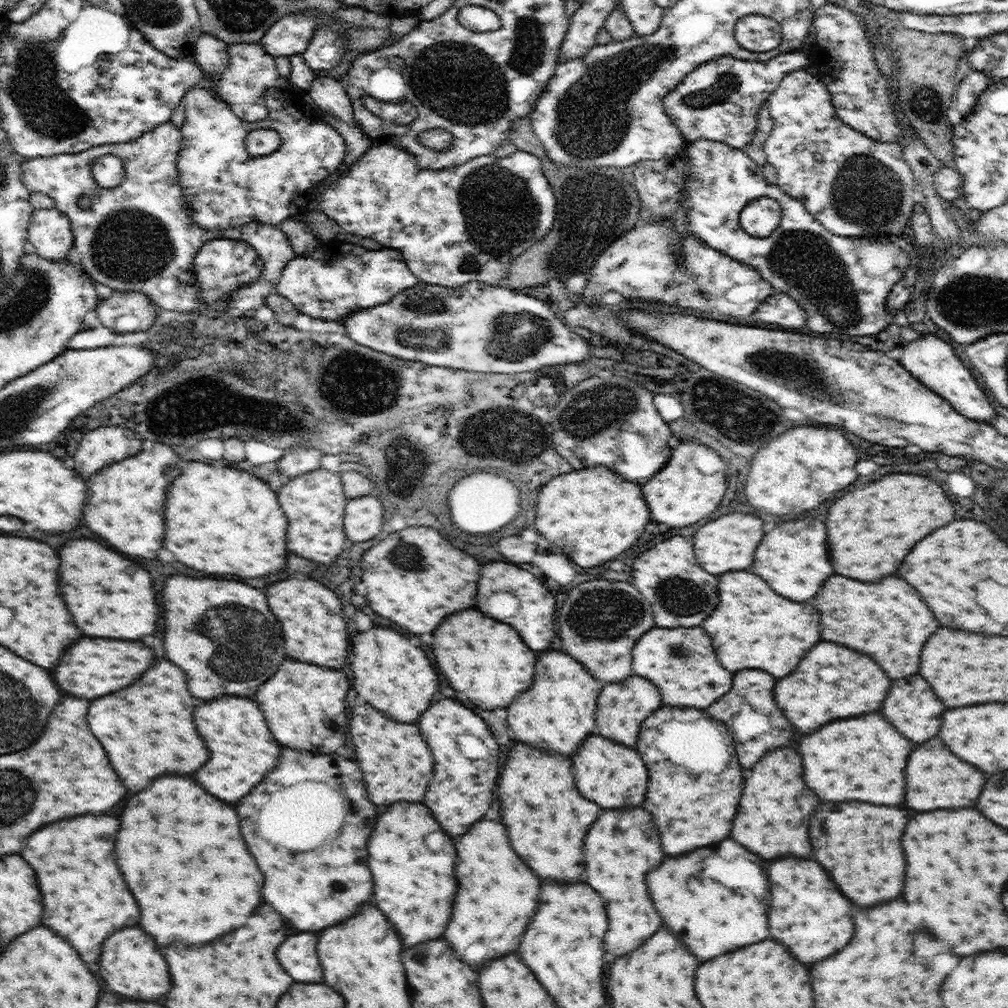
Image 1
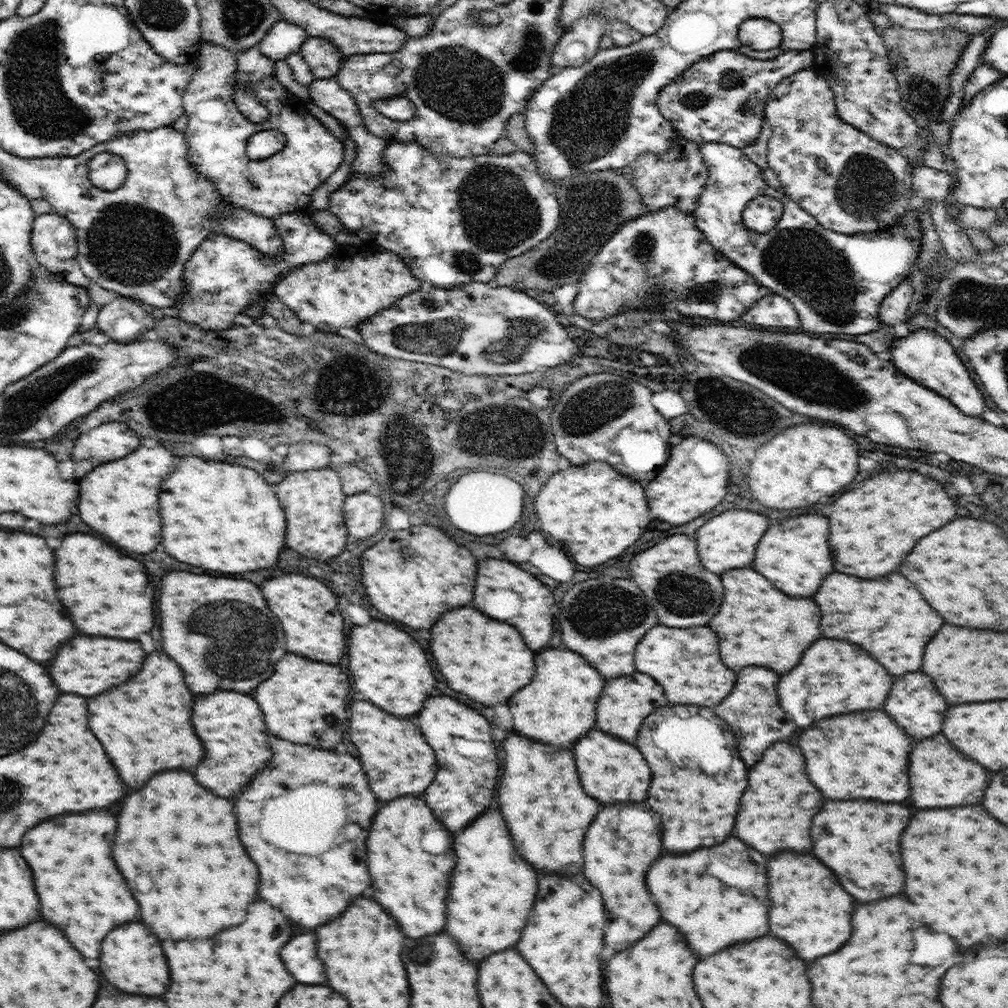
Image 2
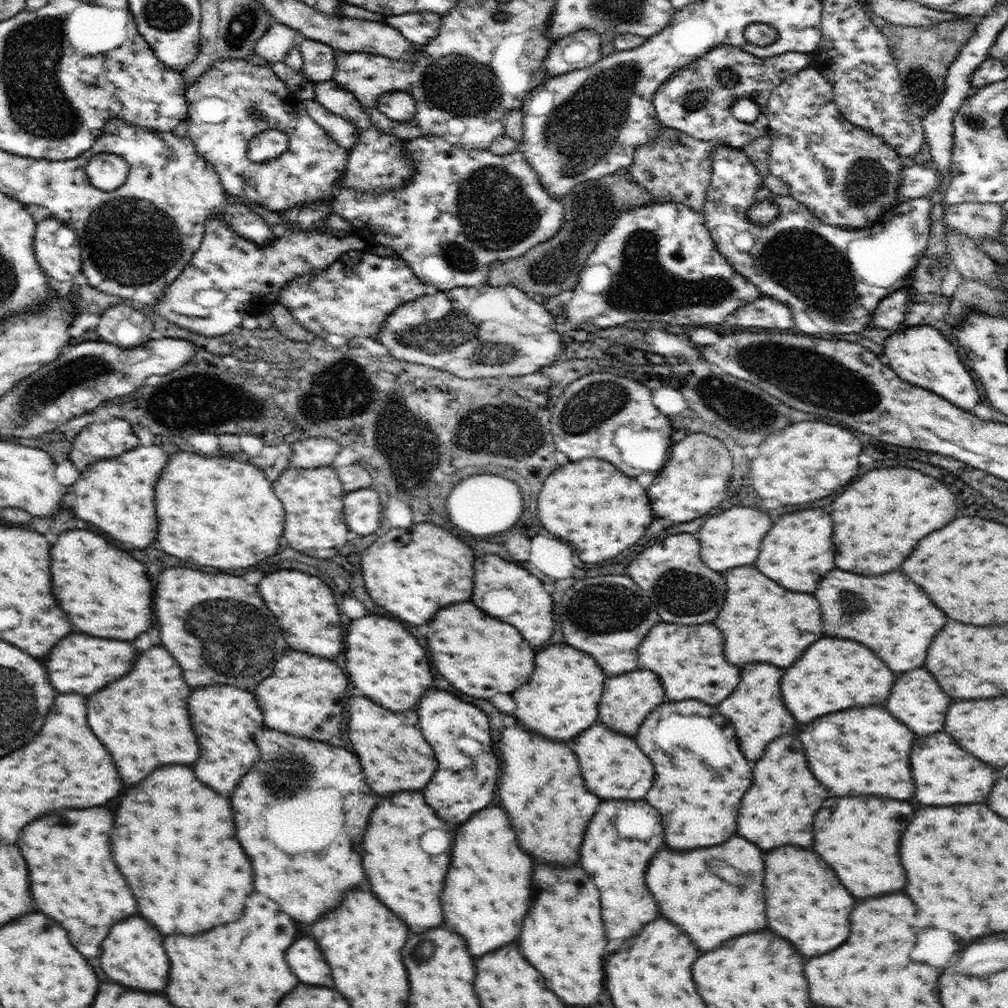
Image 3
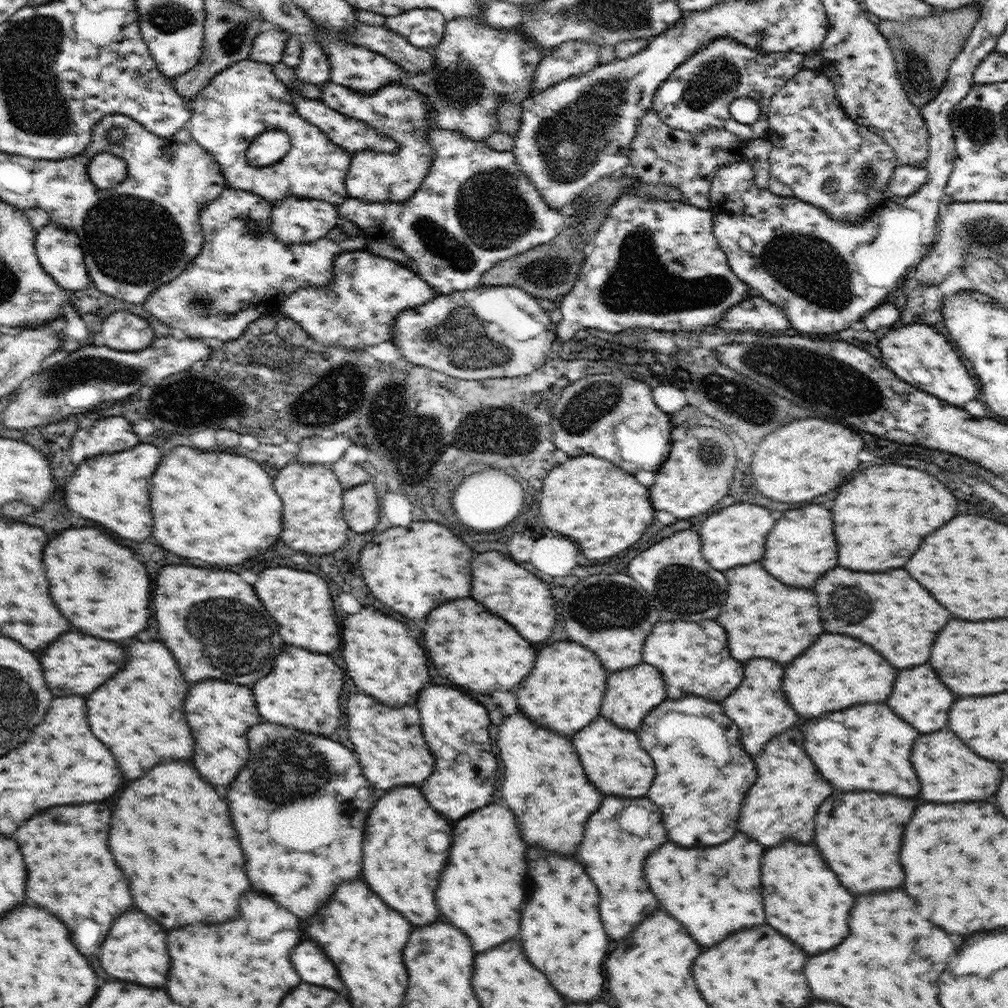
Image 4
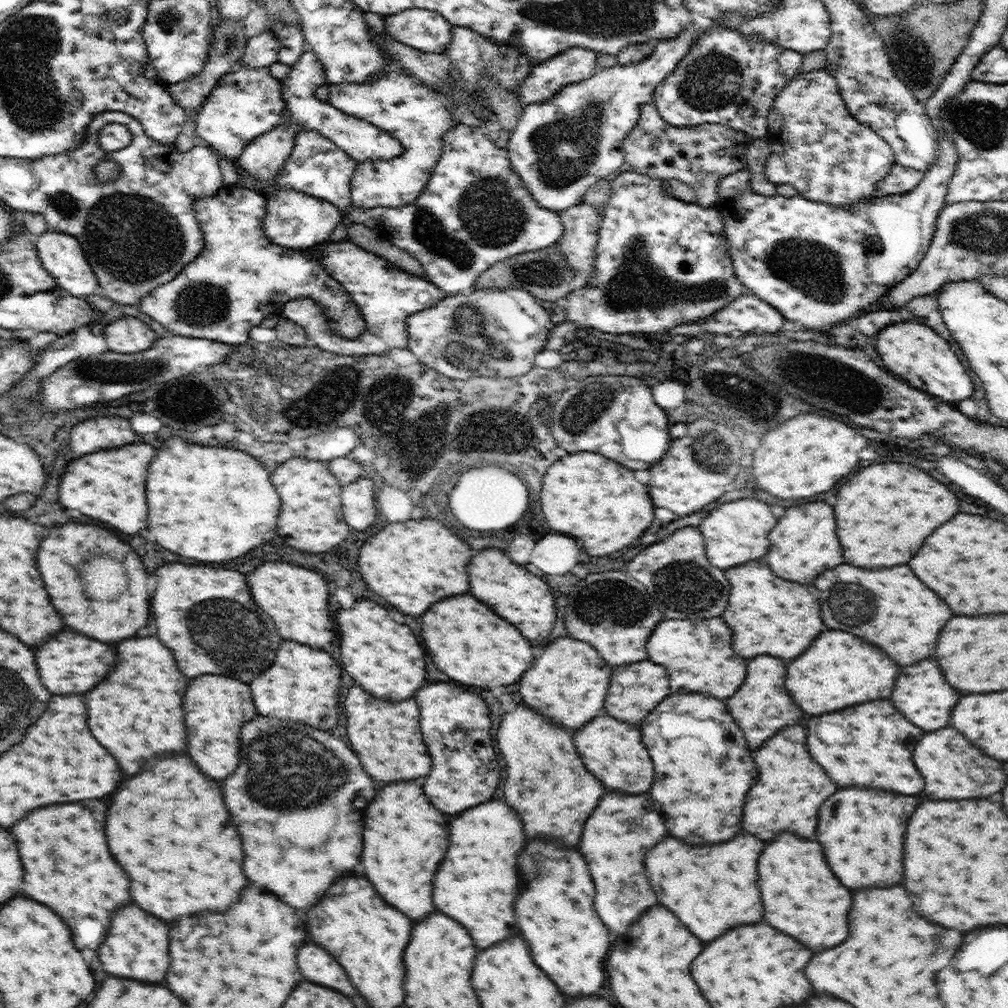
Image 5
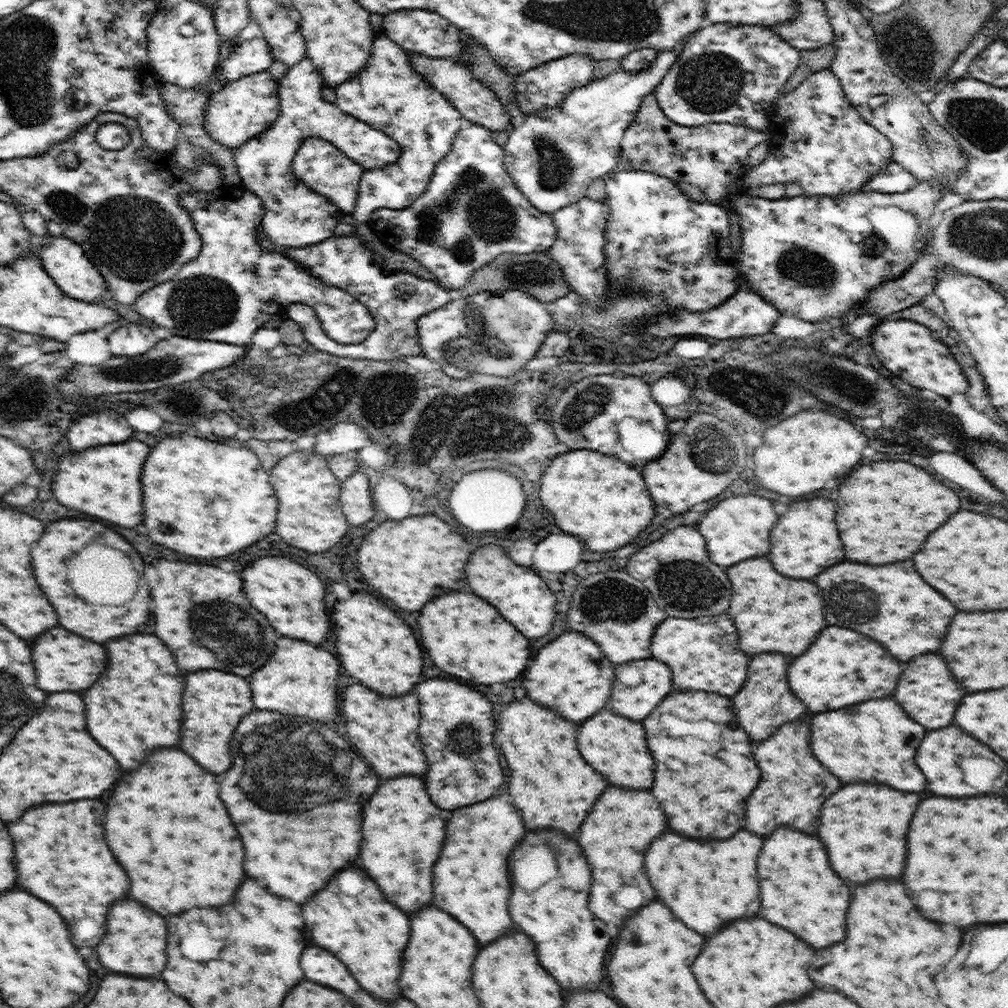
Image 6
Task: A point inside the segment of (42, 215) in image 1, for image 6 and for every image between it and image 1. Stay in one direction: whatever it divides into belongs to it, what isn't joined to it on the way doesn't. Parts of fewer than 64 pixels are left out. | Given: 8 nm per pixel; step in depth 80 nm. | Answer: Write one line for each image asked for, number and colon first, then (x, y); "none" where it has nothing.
2: (54, 241)
3: (57, 249)
4: (59, 251)
5: (61, 255)
6: (65, 261)

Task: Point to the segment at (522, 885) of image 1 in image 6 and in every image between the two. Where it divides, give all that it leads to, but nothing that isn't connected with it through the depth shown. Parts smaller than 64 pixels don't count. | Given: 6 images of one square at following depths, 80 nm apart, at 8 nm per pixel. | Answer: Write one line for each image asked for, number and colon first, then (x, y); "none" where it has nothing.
2: (493, 886)
3: (487, 893)
4: (480, 891)
5: (476, 884)
6: (471, 881)

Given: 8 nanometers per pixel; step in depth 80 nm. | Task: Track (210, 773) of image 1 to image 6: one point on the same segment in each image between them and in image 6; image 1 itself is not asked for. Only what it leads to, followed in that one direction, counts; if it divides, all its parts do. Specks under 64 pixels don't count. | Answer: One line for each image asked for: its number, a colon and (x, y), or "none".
2: (231, 726)
3: (225, 719)
4: (218, 713)
5: (215, 706)
6: (214, 702)

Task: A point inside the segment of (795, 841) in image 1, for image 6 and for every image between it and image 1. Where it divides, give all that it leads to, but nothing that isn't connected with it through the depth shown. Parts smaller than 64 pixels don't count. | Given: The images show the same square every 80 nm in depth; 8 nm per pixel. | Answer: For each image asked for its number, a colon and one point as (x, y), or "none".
2: (775, 813)
3: (784, 795)
4: (788, 792)
5: (792, 787)
6: (794, 786)

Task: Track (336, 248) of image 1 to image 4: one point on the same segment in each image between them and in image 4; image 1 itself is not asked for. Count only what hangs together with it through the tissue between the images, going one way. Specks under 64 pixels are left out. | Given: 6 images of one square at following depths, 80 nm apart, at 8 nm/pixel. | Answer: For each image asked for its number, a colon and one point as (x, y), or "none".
2: (352, 285)
3: (353, 297)
4: (359, 307)

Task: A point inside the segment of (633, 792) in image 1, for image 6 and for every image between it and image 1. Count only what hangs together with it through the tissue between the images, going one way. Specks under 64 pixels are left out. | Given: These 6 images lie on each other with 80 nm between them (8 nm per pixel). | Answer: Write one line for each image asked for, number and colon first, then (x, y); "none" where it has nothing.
2: (611, 770)
3: (613, 766)
4: (613, 760)
5: (611, 750)
6: (612, 744)

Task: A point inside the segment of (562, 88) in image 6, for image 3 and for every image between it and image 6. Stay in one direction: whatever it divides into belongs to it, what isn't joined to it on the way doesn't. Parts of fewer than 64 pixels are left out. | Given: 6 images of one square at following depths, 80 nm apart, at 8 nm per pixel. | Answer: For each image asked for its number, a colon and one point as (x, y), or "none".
3: (582, 49)
4: (575, 57)
5: (576, 64)

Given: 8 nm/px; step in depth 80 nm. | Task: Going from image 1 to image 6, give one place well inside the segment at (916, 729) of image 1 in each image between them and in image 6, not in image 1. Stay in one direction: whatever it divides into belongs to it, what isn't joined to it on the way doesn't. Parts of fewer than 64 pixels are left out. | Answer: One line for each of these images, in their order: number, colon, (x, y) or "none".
2: (914, 702)
3: (916, 699)
4: (919, 697)
5: (926, 699)
6: (927, 690)

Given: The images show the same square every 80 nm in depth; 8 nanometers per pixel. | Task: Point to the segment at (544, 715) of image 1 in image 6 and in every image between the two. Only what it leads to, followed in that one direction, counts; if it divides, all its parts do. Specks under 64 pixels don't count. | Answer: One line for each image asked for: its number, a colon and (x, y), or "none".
2: (559, 706)
3: (561, 700)
4: (565, 693)
5: (568, 684)
6: (571, 675)

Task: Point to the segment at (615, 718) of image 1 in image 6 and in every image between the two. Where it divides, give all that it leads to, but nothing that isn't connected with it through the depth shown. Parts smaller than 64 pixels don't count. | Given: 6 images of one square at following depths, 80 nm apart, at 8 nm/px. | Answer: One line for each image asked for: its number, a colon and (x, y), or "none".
2: (625, 702)
3: (628, 699)
4: (631, 694)
5: (635, 689)
6: (640, 685)

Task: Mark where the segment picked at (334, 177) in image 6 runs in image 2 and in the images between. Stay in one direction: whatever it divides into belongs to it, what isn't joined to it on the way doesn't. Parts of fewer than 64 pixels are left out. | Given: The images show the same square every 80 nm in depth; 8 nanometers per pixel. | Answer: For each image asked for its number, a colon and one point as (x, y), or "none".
2: (216, 133)
3: (221, 121)
4: (245, 99)
5: (317, 167)

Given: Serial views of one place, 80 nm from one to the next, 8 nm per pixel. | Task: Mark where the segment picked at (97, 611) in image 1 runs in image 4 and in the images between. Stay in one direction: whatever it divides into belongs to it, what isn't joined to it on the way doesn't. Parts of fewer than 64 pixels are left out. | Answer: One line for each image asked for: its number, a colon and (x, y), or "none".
2: (106, 593)
3: (104, 590)
4: (75, 559)

